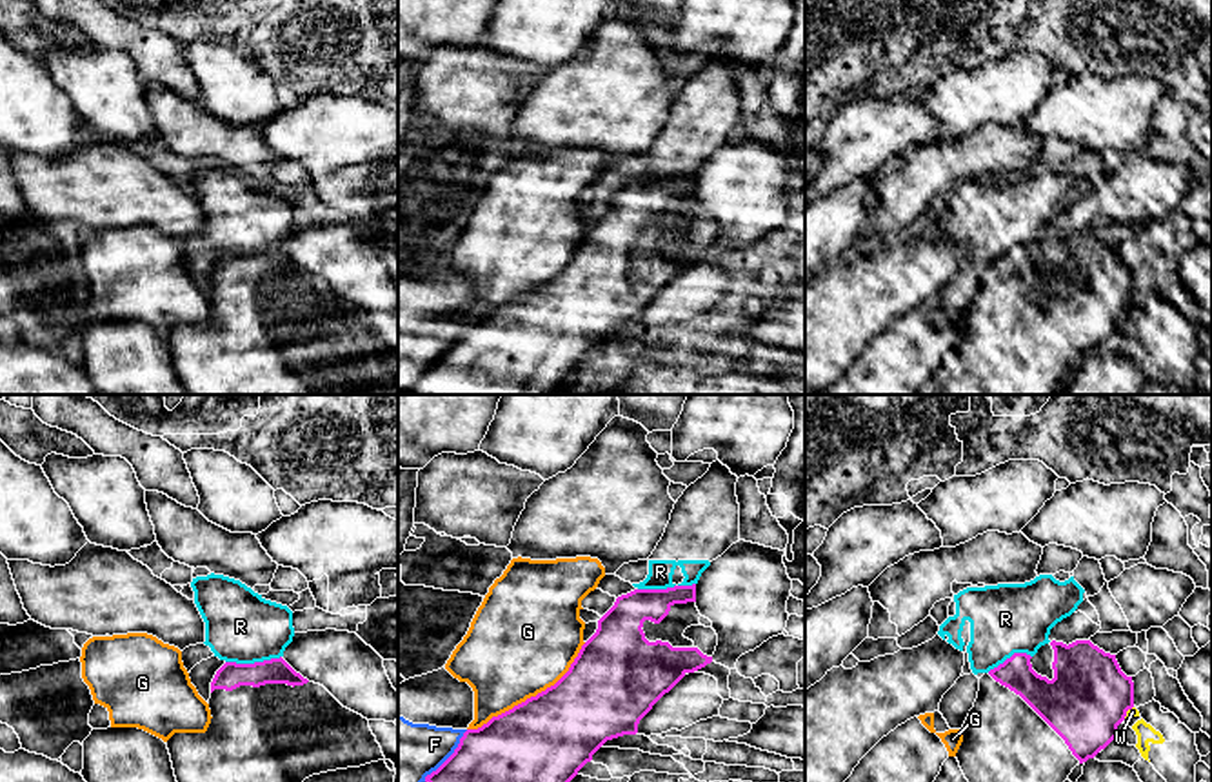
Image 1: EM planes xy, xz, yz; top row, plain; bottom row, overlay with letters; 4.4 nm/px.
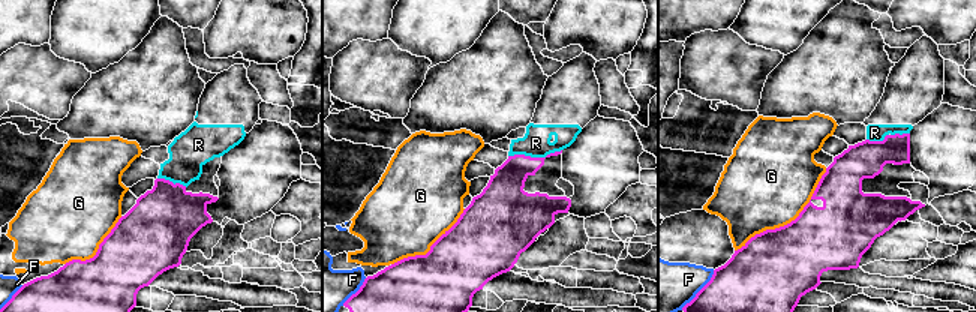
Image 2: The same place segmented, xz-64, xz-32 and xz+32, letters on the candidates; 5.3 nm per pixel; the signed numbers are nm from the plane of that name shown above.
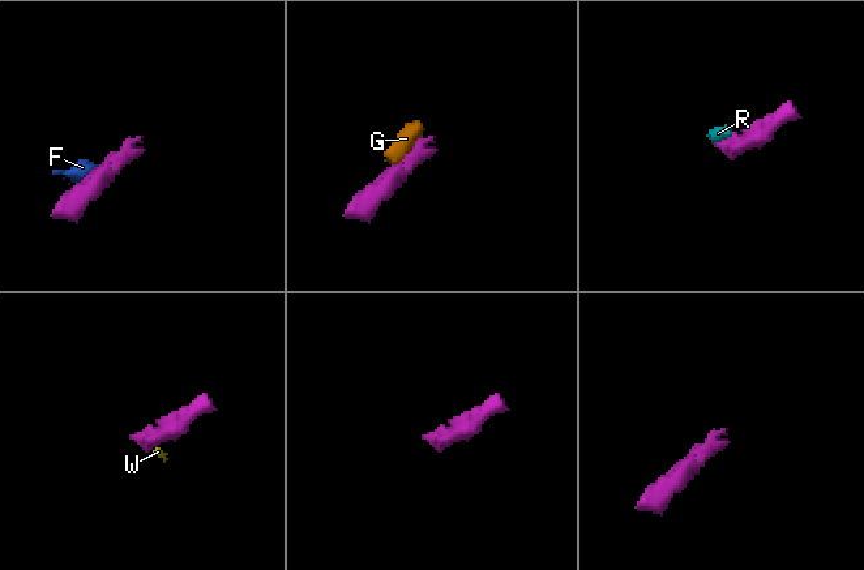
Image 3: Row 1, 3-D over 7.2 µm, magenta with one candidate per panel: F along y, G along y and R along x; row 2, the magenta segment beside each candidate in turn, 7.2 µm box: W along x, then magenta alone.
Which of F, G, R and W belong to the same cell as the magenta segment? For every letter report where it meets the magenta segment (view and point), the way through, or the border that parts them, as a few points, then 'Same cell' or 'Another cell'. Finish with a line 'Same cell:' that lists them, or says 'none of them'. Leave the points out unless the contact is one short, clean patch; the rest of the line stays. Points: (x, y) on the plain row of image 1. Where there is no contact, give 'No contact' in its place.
F: Touches magenta at xz (449, 350). Another cell
G: Touches magenta at xz (531, 290). Another cell
R: Touches magenta at xy (255, 255). Another cell
W: Touches magenta at yz (1127, 302). Boundary: yz (1132, 299), (1123, 310). Another cell
Same cell: none of them

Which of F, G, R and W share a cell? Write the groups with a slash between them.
F / G / R / W

